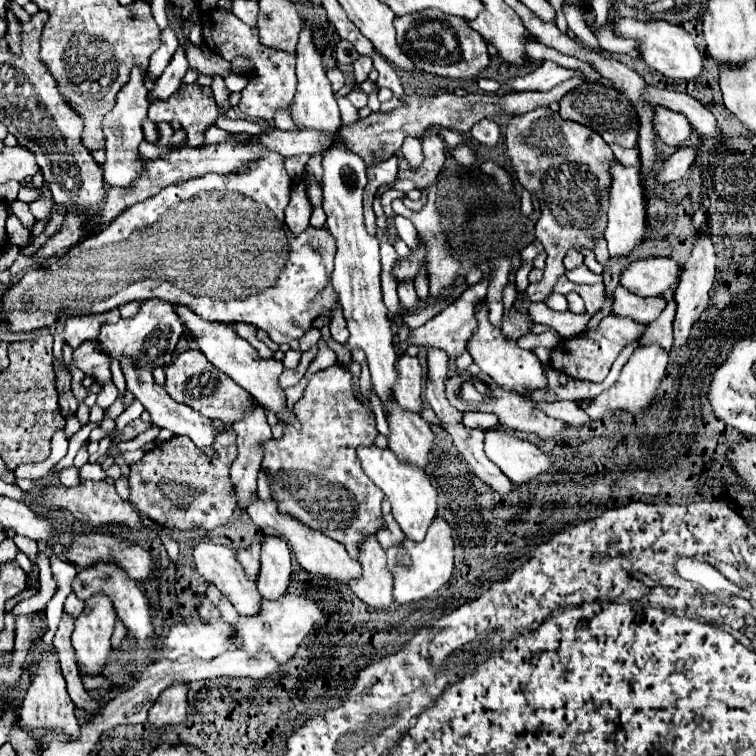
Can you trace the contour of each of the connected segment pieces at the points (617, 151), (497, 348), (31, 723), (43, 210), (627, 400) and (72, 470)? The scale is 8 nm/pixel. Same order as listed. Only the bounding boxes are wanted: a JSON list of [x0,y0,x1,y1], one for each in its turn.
[[609,143,640,166],[468,301,546,397],[20,651,78,745],[30,181,52,221],[584,343,668,419],[58,467,80,487]]

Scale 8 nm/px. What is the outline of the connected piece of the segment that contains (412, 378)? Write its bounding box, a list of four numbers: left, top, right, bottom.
[392,355,422,413]

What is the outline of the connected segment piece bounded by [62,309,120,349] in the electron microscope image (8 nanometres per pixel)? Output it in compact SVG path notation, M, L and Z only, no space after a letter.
M106 311L100 315L82 315L82 317L68 317L64 323L64 341L76 349L82 341L88 339L96 339L96 335L100 333L102 323L118 323L120 319L120 311Z

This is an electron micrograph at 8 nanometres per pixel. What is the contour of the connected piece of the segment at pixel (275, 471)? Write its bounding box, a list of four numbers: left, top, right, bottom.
[262,365,384,559]

